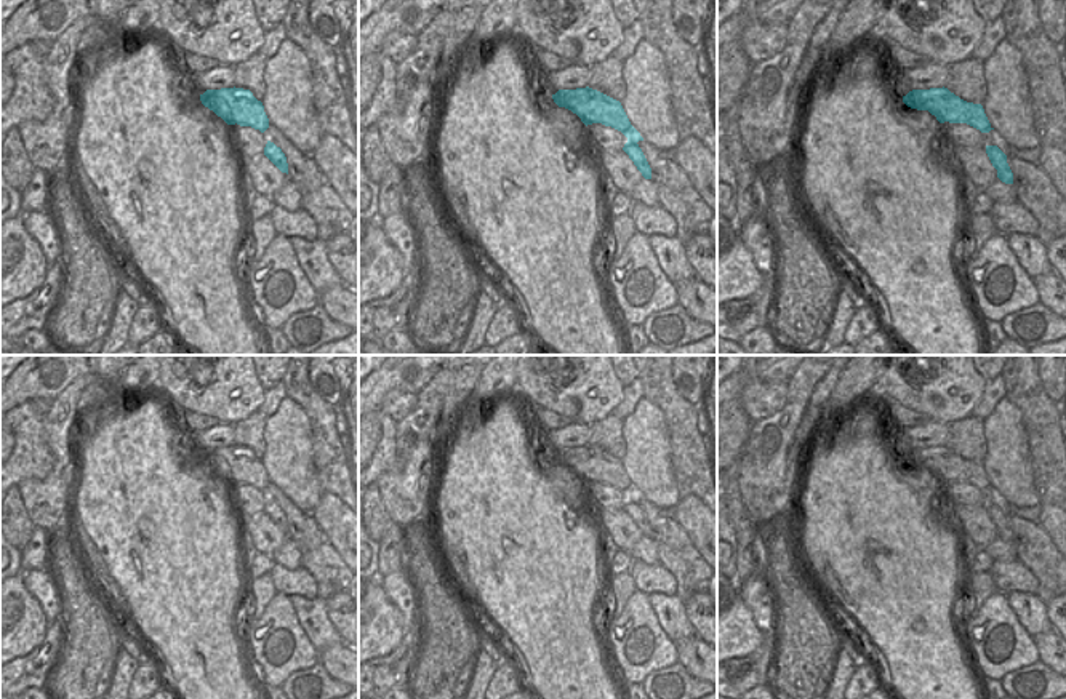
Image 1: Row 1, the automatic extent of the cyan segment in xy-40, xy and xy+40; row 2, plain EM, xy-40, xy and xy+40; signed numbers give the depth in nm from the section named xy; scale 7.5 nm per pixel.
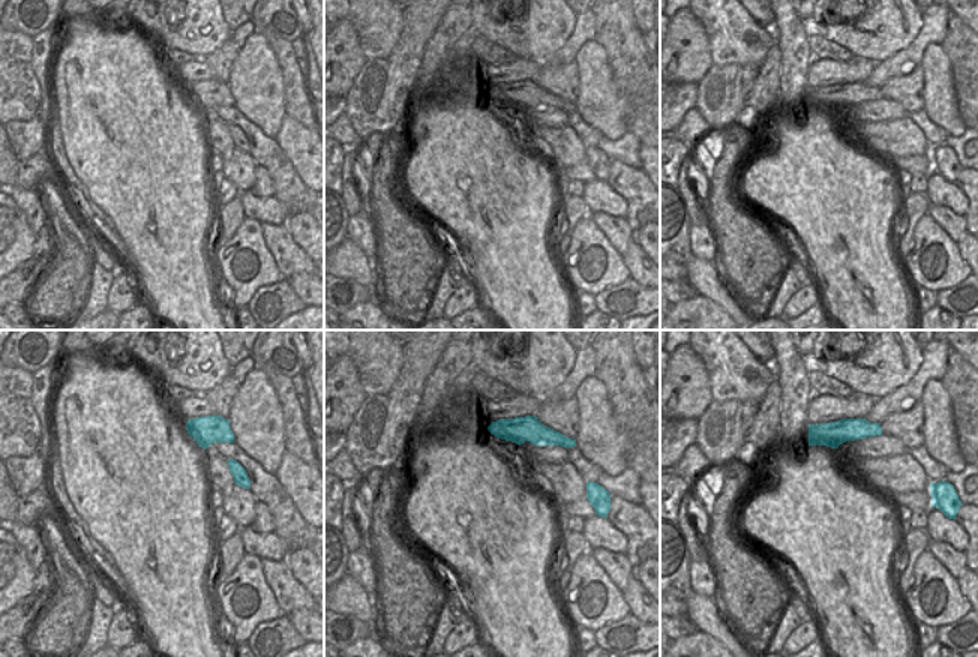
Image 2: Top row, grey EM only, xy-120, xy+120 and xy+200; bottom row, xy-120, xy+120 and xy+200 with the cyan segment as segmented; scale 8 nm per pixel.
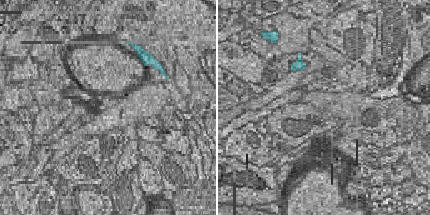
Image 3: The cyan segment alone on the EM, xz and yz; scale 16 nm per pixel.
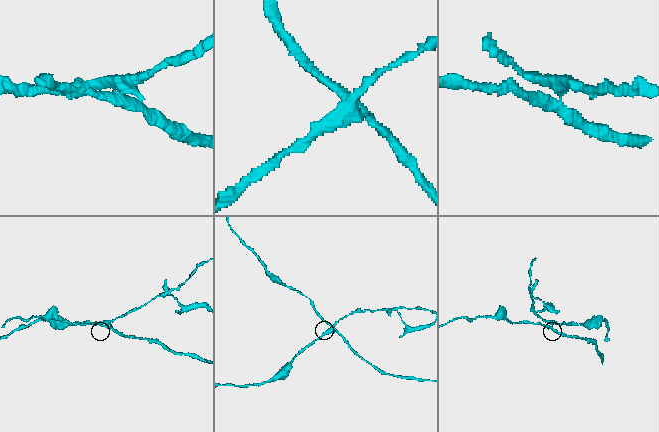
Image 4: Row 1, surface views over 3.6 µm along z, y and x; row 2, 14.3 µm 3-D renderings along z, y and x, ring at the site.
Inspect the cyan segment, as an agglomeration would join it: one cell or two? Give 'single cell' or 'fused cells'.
fused cells

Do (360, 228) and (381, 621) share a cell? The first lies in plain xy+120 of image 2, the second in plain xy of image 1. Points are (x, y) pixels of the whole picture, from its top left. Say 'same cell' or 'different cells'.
different cells

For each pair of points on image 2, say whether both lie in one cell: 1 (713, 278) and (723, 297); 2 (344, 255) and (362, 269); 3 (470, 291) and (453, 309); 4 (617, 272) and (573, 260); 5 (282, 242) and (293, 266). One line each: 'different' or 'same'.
1: same
2: same
3: same
4: same
5: same

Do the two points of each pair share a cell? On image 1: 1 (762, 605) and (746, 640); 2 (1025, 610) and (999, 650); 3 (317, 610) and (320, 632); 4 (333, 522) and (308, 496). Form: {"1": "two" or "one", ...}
{"1": "two", "2": "two", "3": "one", "4": "two"}

